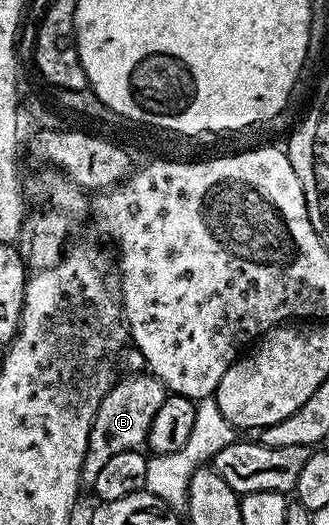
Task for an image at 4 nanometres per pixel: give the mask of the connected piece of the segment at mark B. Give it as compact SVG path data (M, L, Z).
M136 373L128 378L132 379L121 378L112 384L106 397L102 397L98 405L98 413L94 413L86 457L82 461L81 488L95 488L98 472L110 462L110 457L143 448L148 442L148 430L152 428L154 417L162 409L166 388L163 381L151 373Z

